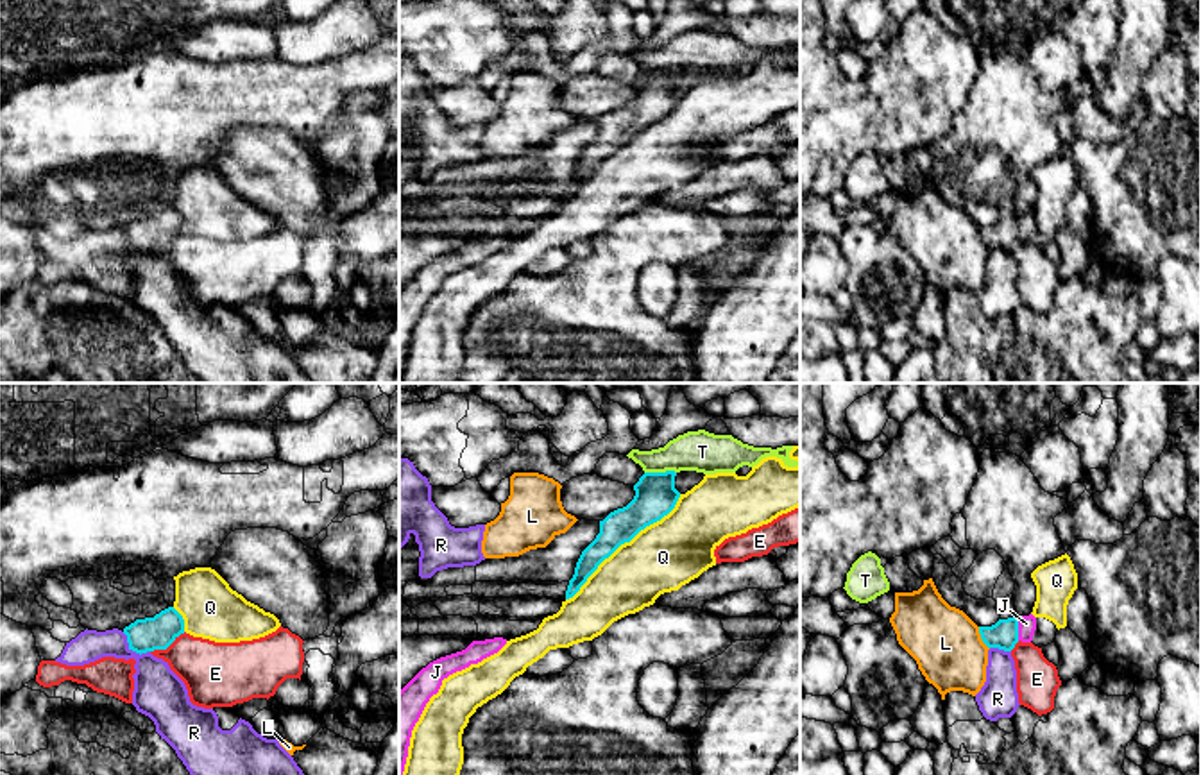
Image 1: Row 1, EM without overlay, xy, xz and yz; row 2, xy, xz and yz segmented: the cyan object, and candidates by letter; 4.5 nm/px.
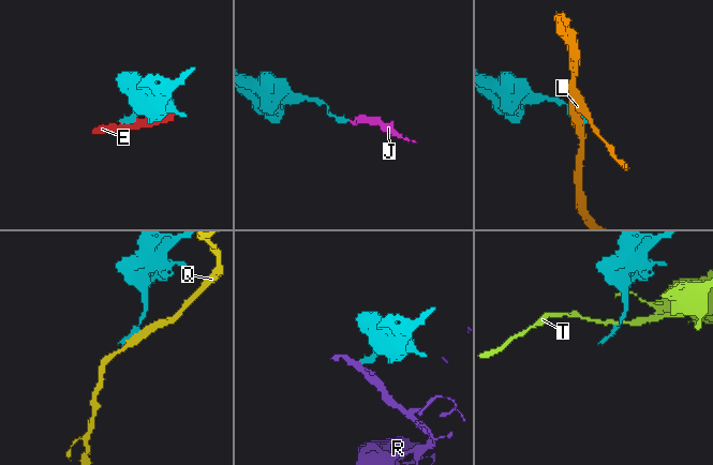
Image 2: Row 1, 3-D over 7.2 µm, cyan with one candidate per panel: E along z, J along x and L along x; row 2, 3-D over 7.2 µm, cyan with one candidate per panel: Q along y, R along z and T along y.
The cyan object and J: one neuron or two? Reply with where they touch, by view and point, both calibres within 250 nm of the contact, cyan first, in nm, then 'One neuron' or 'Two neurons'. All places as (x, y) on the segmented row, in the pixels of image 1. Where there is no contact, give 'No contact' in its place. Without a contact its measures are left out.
Touches cyan at yz (1017, 629). Thickness 130 nm (cyan) against 80 nm. One neuron

